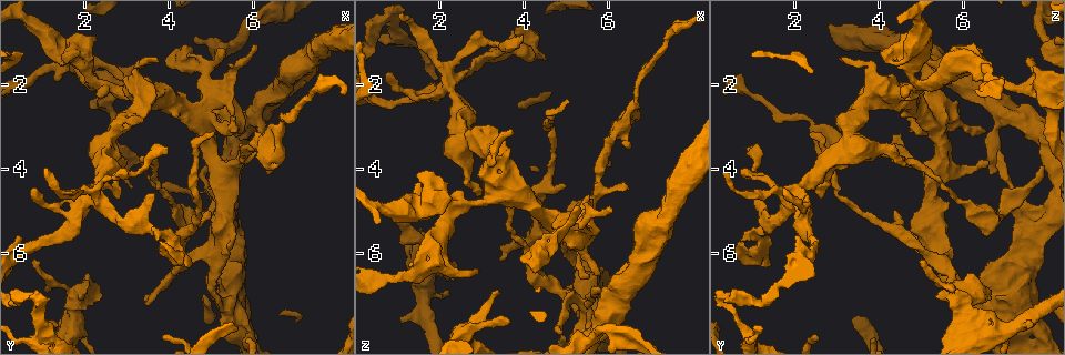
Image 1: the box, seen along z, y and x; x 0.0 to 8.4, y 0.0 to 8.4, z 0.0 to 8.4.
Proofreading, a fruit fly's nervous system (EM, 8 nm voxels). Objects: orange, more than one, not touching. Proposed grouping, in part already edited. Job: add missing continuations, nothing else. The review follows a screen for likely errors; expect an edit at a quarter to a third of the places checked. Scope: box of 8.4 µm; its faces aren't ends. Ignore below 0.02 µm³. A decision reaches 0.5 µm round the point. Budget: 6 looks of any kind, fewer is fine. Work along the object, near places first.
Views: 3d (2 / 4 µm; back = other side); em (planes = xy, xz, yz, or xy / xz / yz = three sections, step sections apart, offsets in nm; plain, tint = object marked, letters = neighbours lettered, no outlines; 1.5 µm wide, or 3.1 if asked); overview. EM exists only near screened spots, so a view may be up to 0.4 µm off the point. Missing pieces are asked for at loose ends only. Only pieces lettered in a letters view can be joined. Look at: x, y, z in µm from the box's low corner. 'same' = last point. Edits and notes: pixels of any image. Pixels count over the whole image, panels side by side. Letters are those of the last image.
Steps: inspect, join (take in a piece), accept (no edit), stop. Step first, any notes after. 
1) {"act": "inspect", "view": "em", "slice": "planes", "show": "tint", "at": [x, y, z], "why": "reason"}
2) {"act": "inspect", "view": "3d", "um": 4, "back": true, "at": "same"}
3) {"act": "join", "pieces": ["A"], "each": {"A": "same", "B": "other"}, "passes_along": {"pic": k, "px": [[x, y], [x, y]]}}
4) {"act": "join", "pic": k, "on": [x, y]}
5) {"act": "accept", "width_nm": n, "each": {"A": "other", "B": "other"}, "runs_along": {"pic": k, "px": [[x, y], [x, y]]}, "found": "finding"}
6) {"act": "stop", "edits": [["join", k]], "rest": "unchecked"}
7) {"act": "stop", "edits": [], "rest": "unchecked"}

{"act": "inspect", "view": "3d", "um": 4, "at": [1.15, 7.60, 7.60], "why": "an open end"}

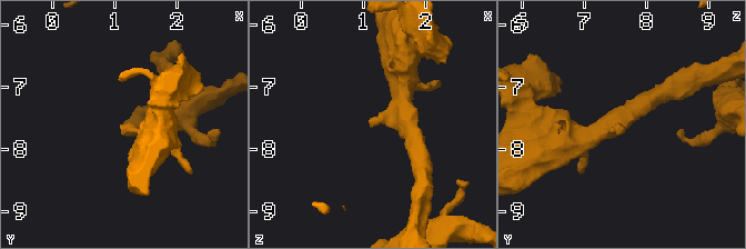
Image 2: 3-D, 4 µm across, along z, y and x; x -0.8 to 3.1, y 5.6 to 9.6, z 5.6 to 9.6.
{"act": "inspect", "view": "em", "slice": "planes", "show": "letters", "at": [1.10, 7.65, 7.65]}

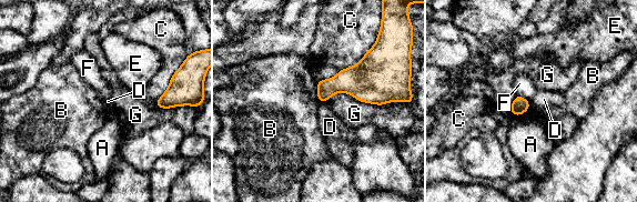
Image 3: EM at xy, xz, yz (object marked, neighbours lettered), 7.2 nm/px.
{"act": "accept", "each": {"A": "other", "B": "other", "C": "other", "D": "other", "E": "other", "F": "other", "G": "other"}, "border": {"pic": 3, "px": [[321, 101], [325, 102]]}, "found": "no lettered piece goes on from it"}

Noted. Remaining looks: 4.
{"act": "inspect", "view": "em", "slice": "planes", "show": "letters", "at": [6.55, 3.40, 4.50], "why": "an open end"}

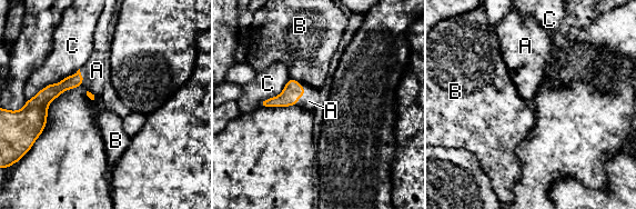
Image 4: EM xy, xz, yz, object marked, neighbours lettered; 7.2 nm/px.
{"act": "join", "pieces": ["A"], "each": {"A": "same", "B": "other", "C": "other"}, "found": "it goes on there"}

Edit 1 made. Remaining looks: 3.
{"act": "inspect", "view": "3d", "um": 4, "at": [3.70, 5.70, 0.70], "why": "branch stops here"}

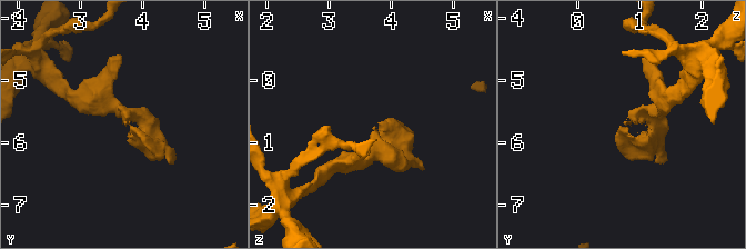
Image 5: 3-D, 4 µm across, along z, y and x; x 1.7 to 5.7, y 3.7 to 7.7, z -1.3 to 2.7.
{"act": "inspect", "view": "em", "slice": "planes", "show": "letters", "at": [3.70, 5.70, 0.75], "arm_widths_nm": [200, 220], "why": "need the tissue"}

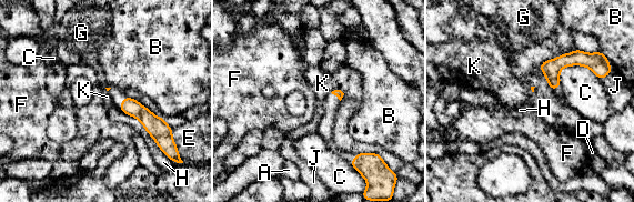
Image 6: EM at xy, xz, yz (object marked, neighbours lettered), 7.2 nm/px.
{"act": "accept", "each": {"A": "other", "B": "other", "C": "other", "D": "other", "E": "other", "F": "other", "G": "other", "H": "other", "J": "other", "K": "other"}, "border": {"pic": 6, "px": [[340, 89], [334, 89], [331, 92]]}, "found": "none of them fits"}

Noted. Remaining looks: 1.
{"act": "stop", "edits": [["join", 4]], "rest": "unchecked"}

